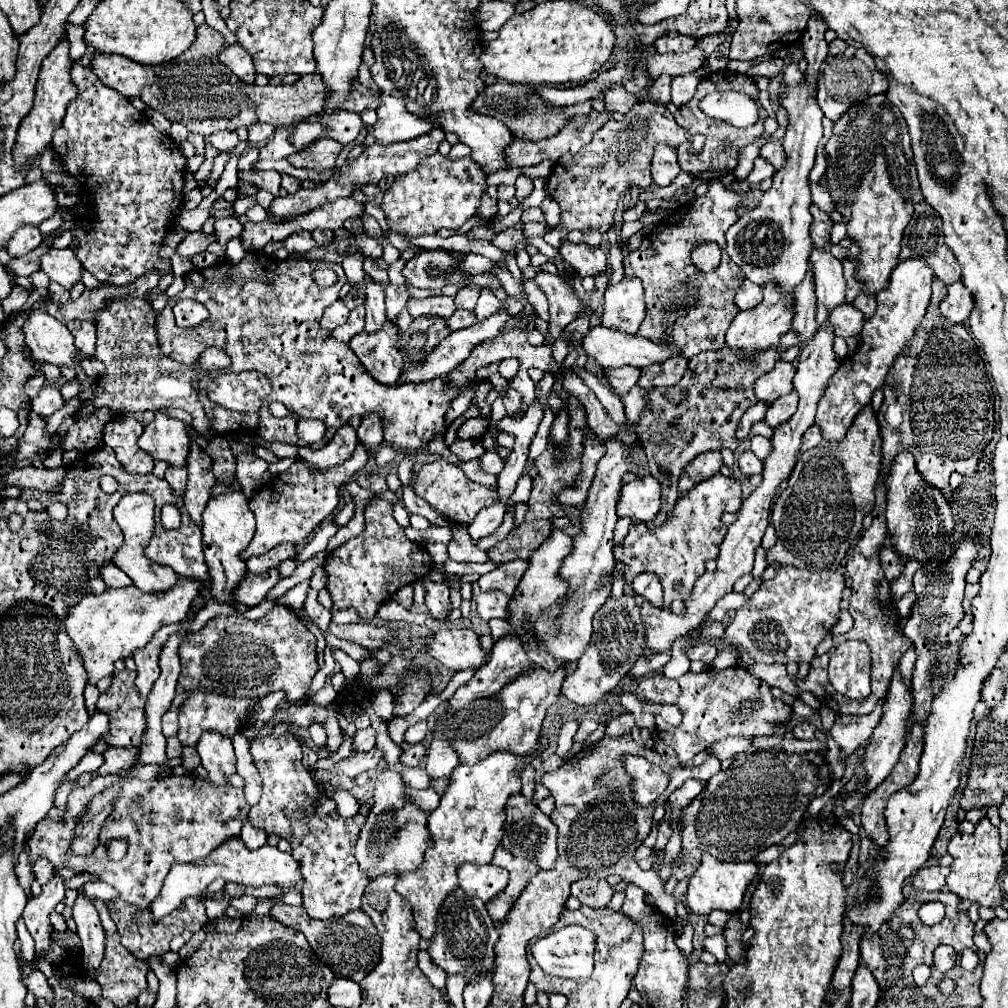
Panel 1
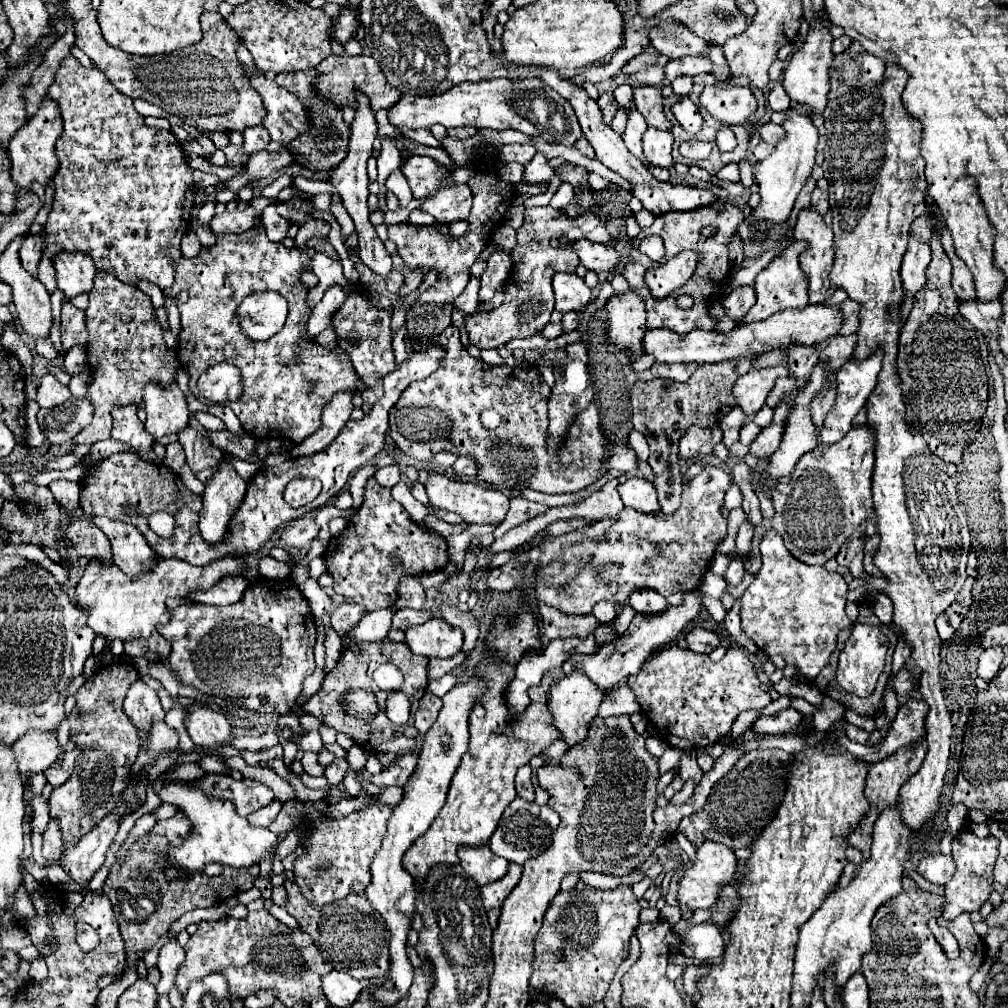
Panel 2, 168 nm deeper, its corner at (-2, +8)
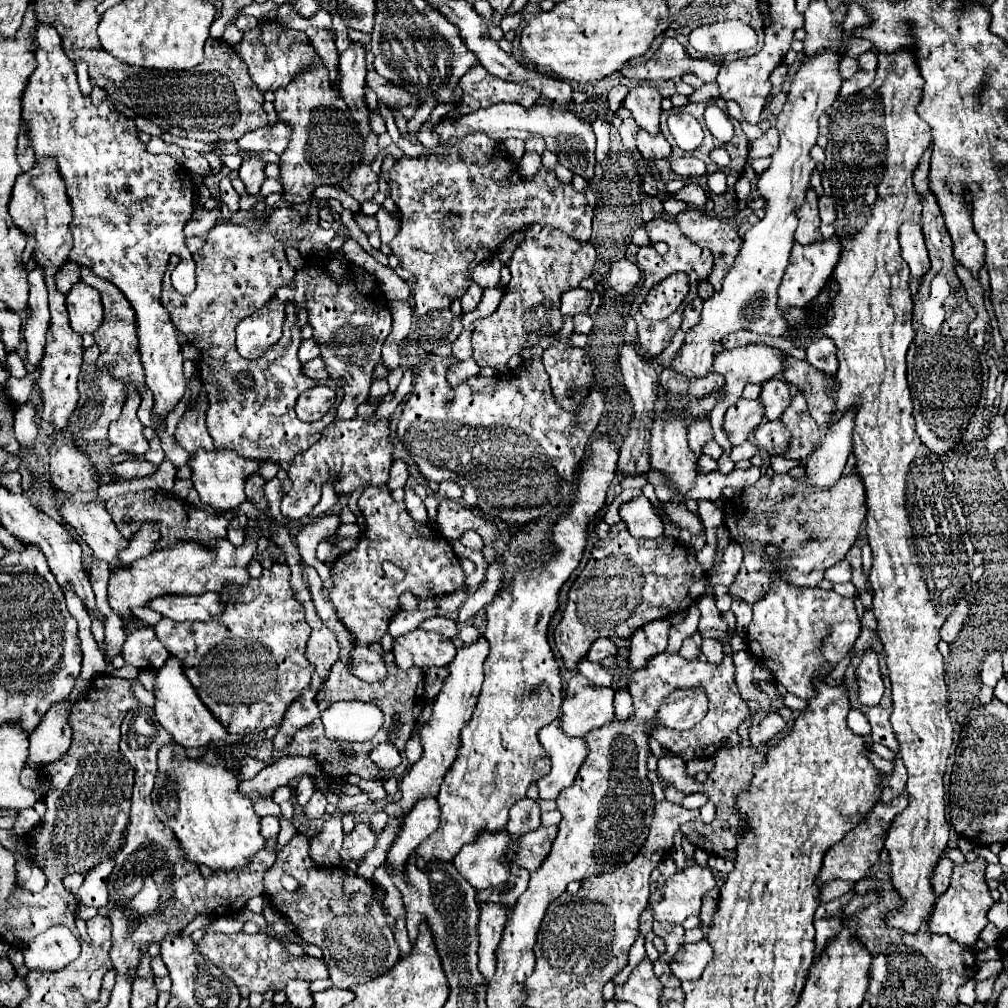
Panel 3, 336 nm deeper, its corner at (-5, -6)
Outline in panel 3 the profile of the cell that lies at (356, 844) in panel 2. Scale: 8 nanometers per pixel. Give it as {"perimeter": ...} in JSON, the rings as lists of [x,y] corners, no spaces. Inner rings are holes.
{"perimeter":[[[359,822],[351,834],[345,836],[341,848],[341,860],[363,860],[367,852],[377,846],[377,834],[369,822]]]}

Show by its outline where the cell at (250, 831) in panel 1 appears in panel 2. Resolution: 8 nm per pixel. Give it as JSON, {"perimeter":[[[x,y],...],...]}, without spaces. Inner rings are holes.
{"perimeter":[[[272,800],[268,806],[252,812],[252,814],[248,816],[248,822],[250,822],[252,826],[270,826],[270,824],[274,822],[276,814],[280,812],[280,808],[282,808],[282,804],[280,804],[278,800]]]}

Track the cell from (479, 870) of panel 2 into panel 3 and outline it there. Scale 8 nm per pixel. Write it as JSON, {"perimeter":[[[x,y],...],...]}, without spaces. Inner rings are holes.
{"perimeter":[[[507,832],[483,834],[479,842],[467,844],[459,850],[453,864],[459,874],[475,886],[475,890],[493,888],[509,880],[509,866],[503,864],[503,850],[507,848]]]}

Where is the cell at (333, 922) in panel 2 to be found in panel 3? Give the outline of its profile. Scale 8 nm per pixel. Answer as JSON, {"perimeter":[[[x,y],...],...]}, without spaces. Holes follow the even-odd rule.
{"perimeter":[[[301,832],[277,854],[275,864],[265,874],[265,892],[271,896],[271,904],[293,922],[295,932],[305,942],[317,944],[323,950],[323,962],[329,968],[335,988],[351,988],[353,984],[375,980],[401,960],[383,906],[377,902],[379,892],[373,886],[353,872],[317,866],[309,858],[309,842]],[[285,874],[295,876],[303,884],[303,890],[287,892],[281,886]]]}

